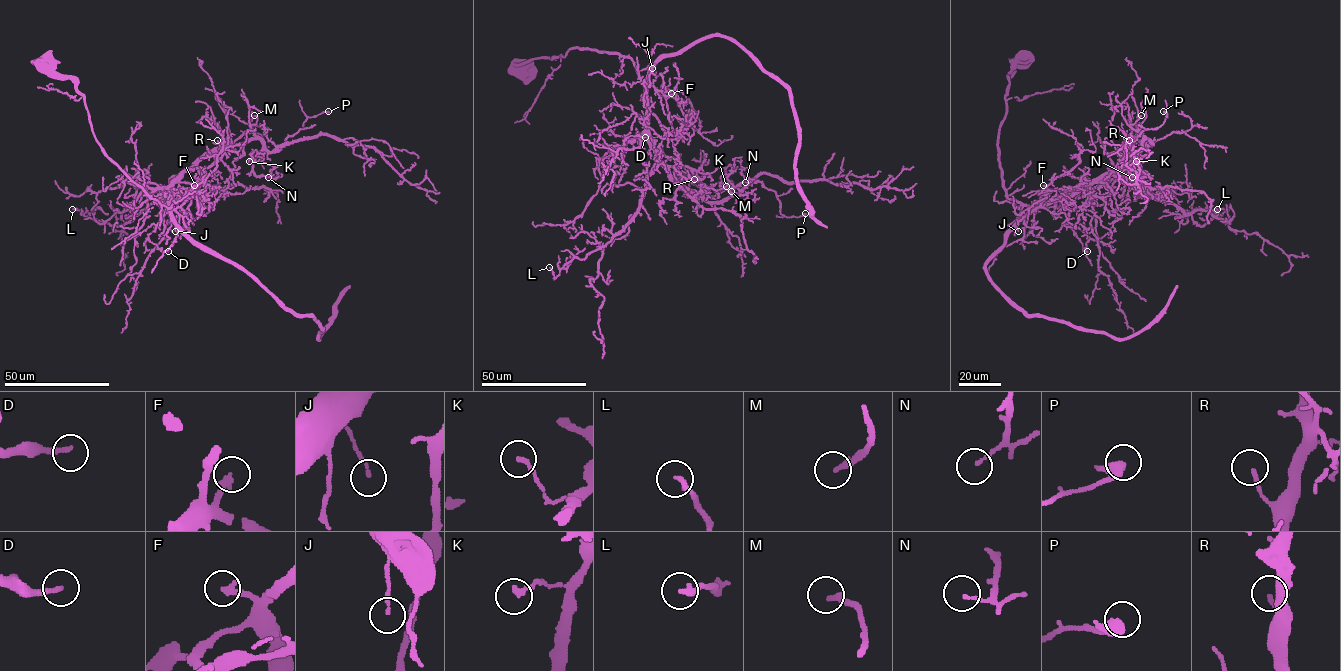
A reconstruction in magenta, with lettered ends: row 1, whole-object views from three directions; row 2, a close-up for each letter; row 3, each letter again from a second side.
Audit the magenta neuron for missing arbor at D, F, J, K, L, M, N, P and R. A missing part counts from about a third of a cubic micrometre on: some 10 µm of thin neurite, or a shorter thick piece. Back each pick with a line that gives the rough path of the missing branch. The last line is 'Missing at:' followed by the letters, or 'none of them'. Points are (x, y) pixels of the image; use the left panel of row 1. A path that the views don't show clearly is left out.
Missing at: none of them

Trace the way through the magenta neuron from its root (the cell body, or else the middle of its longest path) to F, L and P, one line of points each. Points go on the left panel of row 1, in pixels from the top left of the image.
F: (43, 59), (56, 73), (67, 75), (83, 96), (93, 134), (101, 150), (153, 199), (175, 209), (194, 185)
L: (43, 59), (83, 96), (101, 150), (153, 199), (167, 207), (179, 175), (159, 201), (122, 225), (72, 209)
P: (43, 59), (83, 96), (101, 150), (165, 207), (207, 155), (256, 139), (277, 150), (328, 111)

